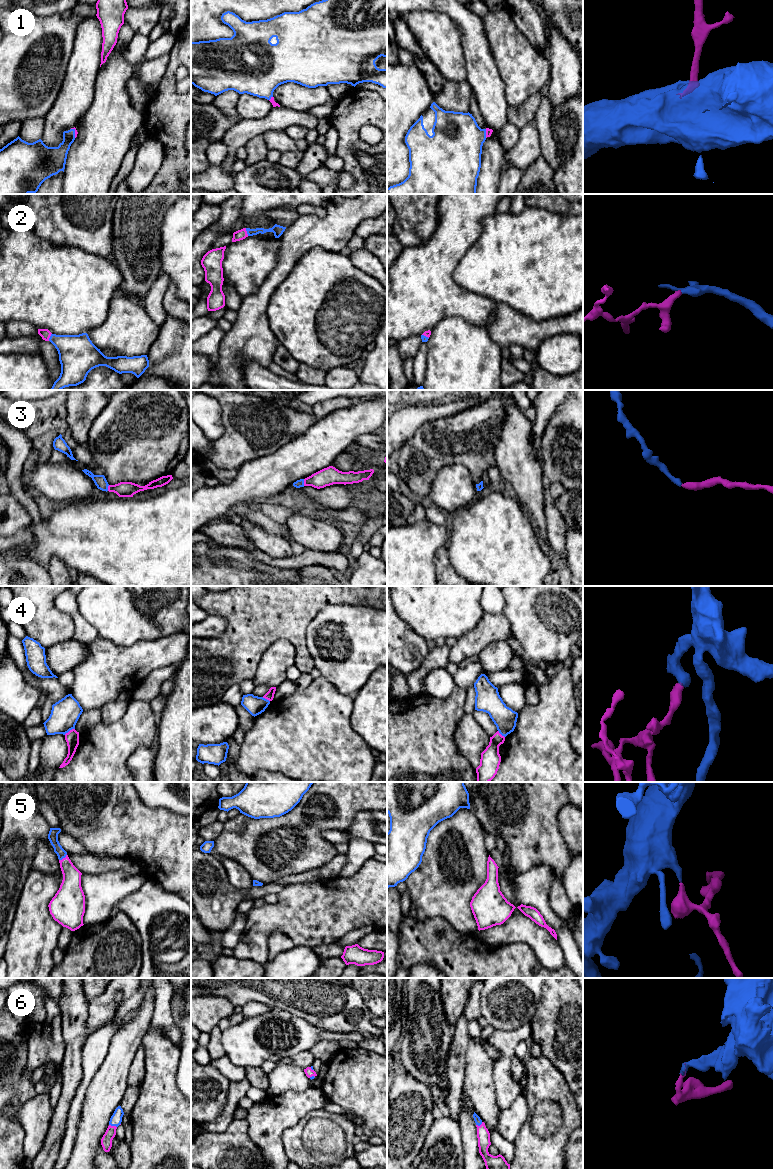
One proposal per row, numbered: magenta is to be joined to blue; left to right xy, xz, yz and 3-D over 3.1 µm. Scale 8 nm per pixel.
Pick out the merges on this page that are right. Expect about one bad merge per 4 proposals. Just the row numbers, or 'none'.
1, 2, 3, 5, 6

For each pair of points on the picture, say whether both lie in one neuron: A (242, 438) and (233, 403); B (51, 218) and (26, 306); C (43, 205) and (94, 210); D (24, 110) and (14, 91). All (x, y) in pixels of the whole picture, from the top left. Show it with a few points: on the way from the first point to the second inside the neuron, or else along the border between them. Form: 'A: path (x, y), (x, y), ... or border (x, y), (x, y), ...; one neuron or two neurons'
A: path (242, 429), (241, 412); one neuron
B: border (35, 235), (48, 241); two neurons
C: path (56, 205), (62, 207), (81, 207); one neuron
D: path (19, 105), (16, 96); one neuron

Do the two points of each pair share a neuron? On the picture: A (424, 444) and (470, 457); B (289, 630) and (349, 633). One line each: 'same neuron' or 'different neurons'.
A: same neuron
B: different neurons

